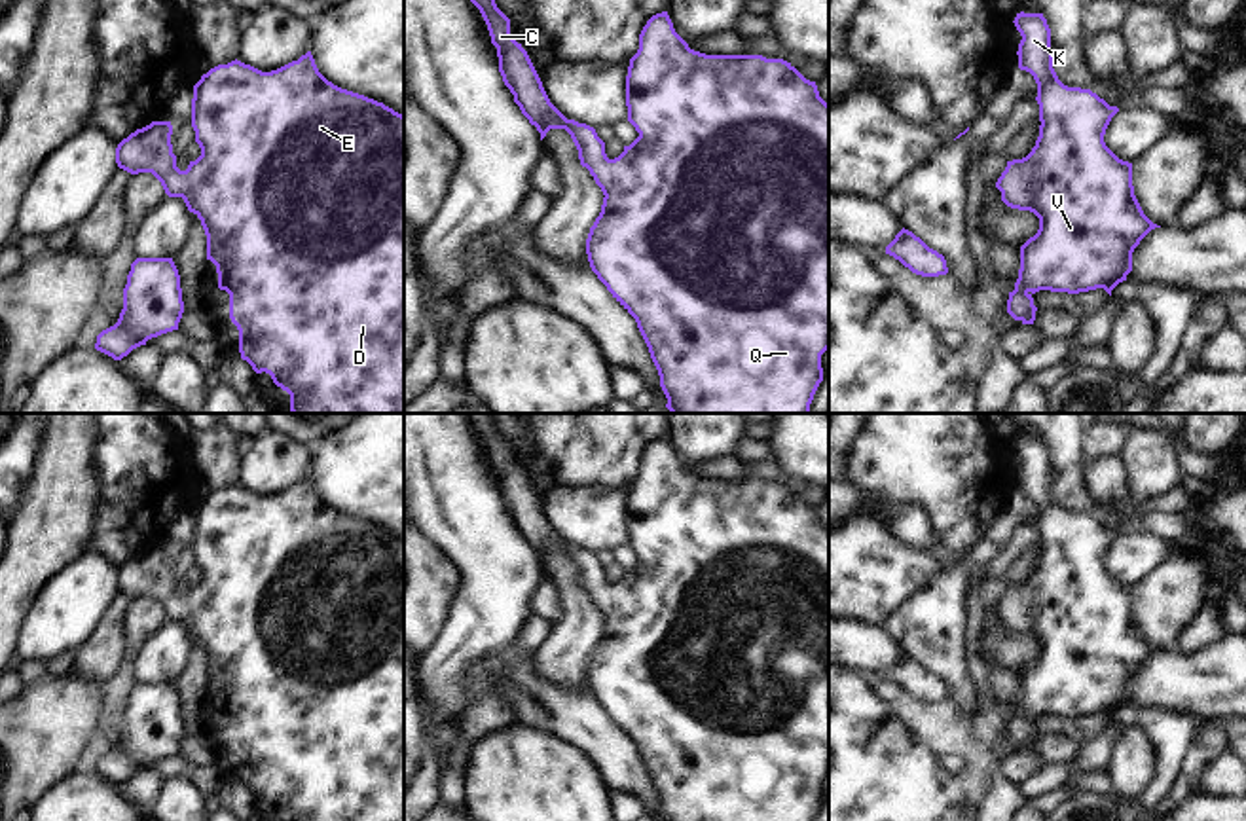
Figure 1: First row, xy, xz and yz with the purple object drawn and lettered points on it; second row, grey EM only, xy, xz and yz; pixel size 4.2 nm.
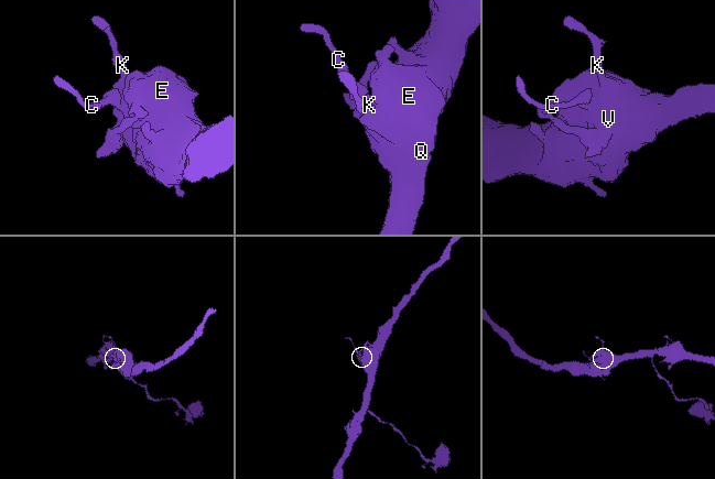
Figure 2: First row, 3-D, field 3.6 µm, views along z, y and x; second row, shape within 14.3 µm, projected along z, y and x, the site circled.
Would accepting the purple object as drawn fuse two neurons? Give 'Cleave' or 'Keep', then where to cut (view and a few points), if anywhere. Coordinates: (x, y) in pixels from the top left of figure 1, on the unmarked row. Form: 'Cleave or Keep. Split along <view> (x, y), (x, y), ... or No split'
Keep. No split

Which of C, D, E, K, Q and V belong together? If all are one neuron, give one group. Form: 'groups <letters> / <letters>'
groups C D E K Q V

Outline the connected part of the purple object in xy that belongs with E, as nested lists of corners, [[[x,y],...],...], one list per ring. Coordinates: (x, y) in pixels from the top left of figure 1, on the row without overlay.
[[[311,476],[277,495],[262,497],[241,485],[211,493],[193,510],[192,552],[201,580],[186,595],[176,592],[171,546],[152,546],[116,573],[119,593],[152,597],[169,622],[182,622],[207,660],[207,684],[216,690],[218,713],[229,719],[229,743],[239,755],[239,777],[256,798],[269,798],[290,821],[404,821],[404,540],[364,520],[341,514],[317,493]]]

